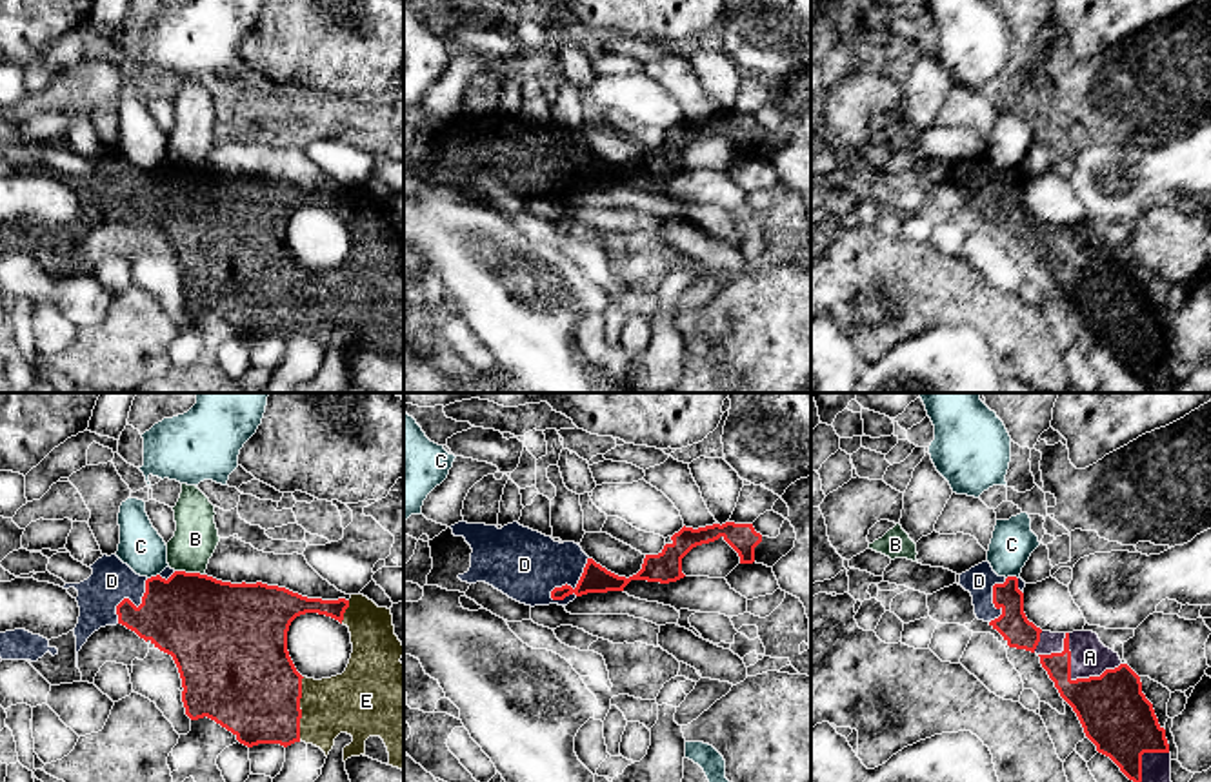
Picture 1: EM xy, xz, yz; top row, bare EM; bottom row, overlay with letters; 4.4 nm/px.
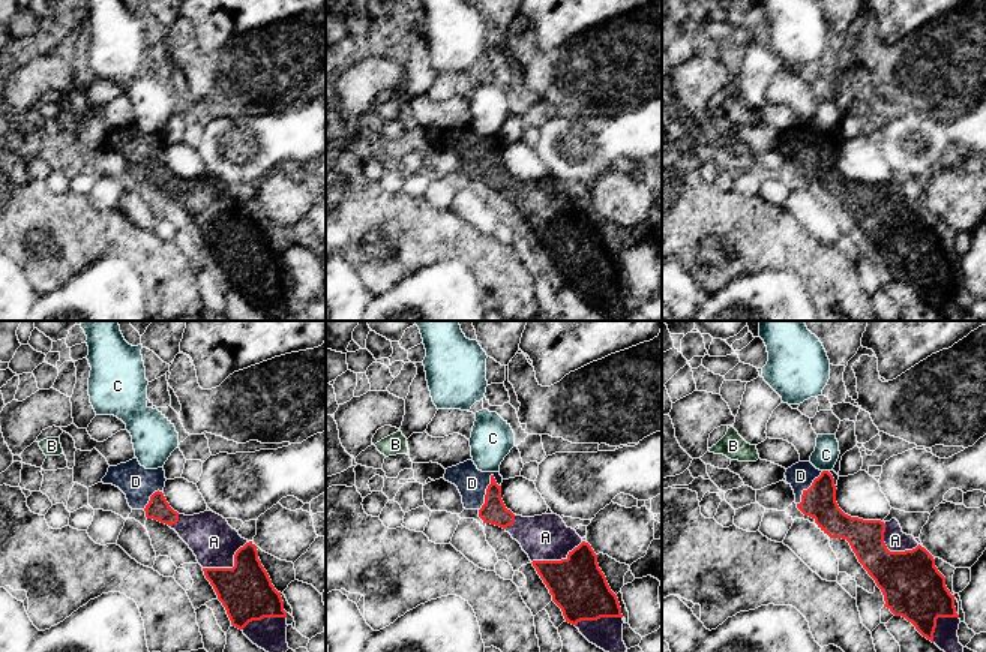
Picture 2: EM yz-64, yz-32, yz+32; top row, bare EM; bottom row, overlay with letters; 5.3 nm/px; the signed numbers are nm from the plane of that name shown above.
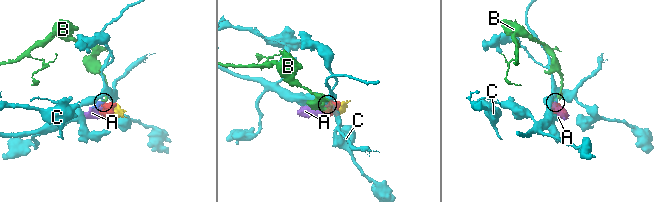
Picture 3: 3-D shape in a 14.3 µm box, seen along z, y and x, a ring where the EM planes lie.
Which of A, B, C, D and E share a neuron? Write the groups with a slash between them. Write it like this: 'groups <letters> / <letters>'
groups A D E / B / C

